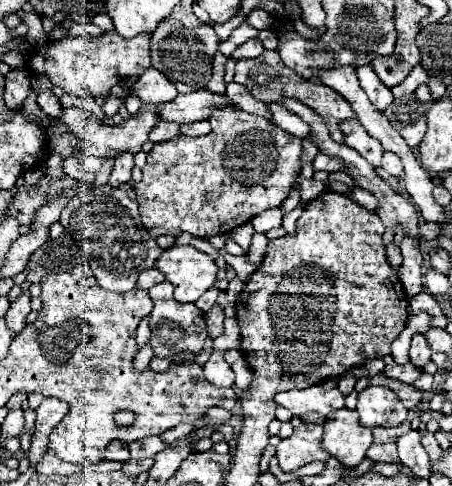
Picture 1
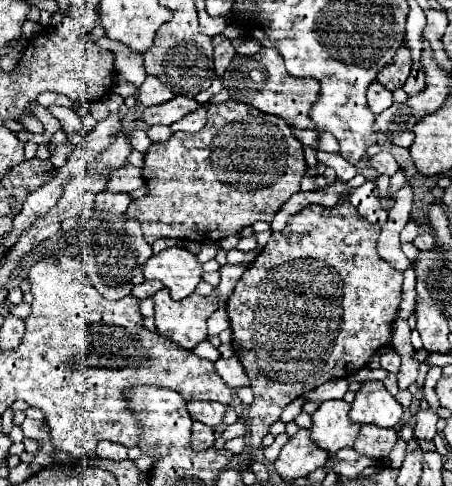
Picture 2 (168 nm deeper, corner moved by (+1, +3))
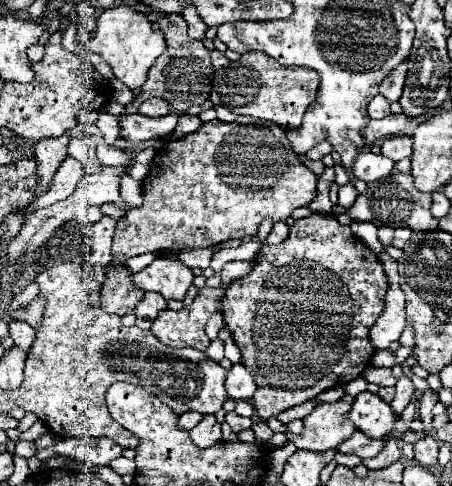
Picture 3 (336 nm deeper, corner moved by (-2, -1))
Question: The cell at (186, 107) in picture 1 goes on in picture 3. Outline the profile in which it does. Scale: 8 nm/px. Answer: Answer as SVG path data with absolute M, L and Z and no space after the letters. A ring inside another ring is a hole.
M124 113L118 117L118 121L120 121L120 137L124 137L130 143L138 143L138 141L148 141L148 139L168 137L176 127L178 115L150 119L140 113L134 113L134 115Z

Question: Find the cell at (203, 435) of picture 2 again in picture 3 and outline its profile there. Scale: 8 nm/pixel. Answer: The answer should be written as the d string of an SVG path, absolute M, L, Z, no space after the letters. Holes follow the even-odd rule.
M204 415L204 419L189 431L191 439L198 447L204 449L218 443L222 439L220 423L214 415Z

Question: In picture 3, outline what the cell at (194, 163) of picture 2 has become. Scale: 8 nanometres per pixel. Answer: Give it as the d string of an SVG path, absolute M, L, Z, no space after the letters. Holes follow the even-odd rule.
M218 119L204 123L198 131L166 143L166 147L156 153L150 163L150 173L142 181L144 205L130 209L116 225L112 243L112 255L116 261L124 263L142 253L214 247L228 239L250 237L256 235L258 225L264 219L286 221L294 209L312 203L318 177L298 161L298 155L288 143L286 131L274 123L258 127L244 121L248 119L238 119L238 123L222 123Z

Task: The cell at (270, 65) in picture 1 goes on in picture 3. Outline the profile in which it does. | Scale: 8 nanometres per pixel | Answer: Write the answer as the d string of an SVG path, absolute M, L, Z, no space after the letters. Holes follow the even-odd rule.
M252 51L214 73L208 99L214 107L228 107L236 115L250 115L254 119L272 121L280 127L292 129L300 125L302 115L316 99L318 85L320 79L316 71L306 67L284 67L266 53Z

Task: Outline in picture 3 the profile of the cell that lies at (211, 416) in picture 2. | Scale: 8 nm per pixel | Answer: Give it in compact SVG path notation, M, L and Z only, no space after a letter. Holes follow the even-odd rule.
M188 411L188 413L184 413L184 415L178 419L178 427L184 427L184 431L190 431L190 429L192 429L196 423L200 423L200 421L202 421L202 415L200 415L200 413L196 413L196 411L190 413L190 411Z

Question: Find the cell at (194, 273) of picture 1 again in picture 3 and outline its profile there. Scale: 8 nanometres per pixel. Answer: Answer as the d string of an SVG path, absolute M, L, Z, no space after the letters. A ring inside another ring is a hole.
M156 257L146 269L132 275L134 287L142 291L154 291L164 295L164 299L182 301L188 287L192 285L192 269L188 269L178 259Z

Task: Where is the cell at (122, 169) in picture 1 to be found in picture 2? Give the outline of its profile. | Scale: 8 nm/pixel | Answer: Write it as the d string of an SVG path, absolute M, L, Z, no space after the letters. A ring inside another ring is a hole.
M101 191L95 197L95 207L101 211L111 211L115 215L121 215L123 211L127 211L131 203L131 195L129 193L117 193L117 191Z

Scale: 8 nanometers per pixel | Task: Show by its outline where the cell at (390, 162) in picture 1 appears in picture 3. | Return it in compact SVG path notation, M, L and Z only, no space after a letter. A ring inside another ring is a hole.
M370 149L360 151L358 159L352 165L352 173L356 179L362 181L378 181L382 177L386 177L390 171L394 169L394 161L386 159L384 155L376 155Z

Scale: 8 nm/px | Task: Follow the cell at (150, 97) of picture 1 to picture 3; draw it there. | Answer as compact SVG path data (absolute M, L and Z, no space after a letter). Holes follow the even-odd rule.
M150 97L138 107L138 113L146 115L146 117L162 117L162 115L168 115L168 111L170 111L168 103L160 97Z

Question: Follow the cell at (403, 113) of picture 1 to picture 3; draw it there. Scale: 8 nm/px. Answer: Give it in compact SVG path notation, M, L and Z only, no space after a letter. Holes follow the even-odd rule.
M390 137L390 139L384 139L382 141L382 147L380 147L380 153L388 159L392 159L394 163L398 163L400 159L404 157L410 157L412 155L412 139L410 137Z

